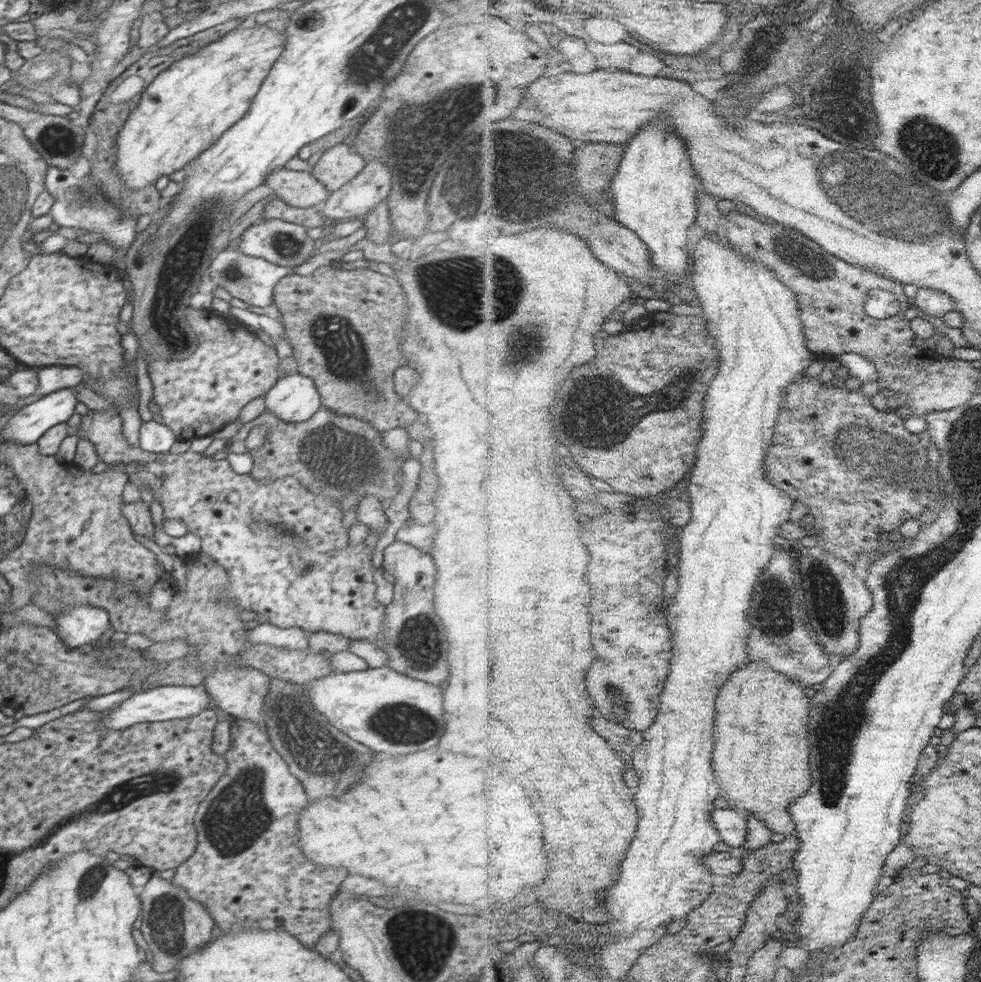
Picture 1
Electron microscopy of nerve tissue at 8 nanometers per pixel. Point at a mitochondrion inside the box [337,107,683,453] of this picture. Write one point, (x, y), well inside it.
(515, 172)

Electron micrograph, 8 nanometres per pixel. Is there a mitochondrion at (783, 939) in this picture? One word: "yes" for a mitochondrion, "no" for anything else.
no

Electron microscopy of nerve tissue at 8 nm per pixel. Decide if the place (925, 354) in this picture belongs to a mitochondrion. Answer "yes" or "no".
no

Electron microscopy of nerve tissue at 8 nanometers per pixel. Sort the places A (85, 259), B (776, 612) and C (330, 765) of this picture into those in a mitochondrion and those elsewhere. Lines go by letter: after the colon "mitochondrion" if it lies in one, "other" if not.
A: other
B: mitochondrion
C: mitochondrion

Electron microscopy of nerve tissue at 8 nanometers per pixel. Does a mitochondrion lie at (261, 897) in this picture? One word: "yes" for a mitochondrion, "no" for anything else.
no

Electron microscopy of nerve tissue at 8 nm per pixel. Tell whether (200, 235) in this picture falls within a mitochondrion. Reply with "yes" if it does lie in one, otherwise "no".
no

